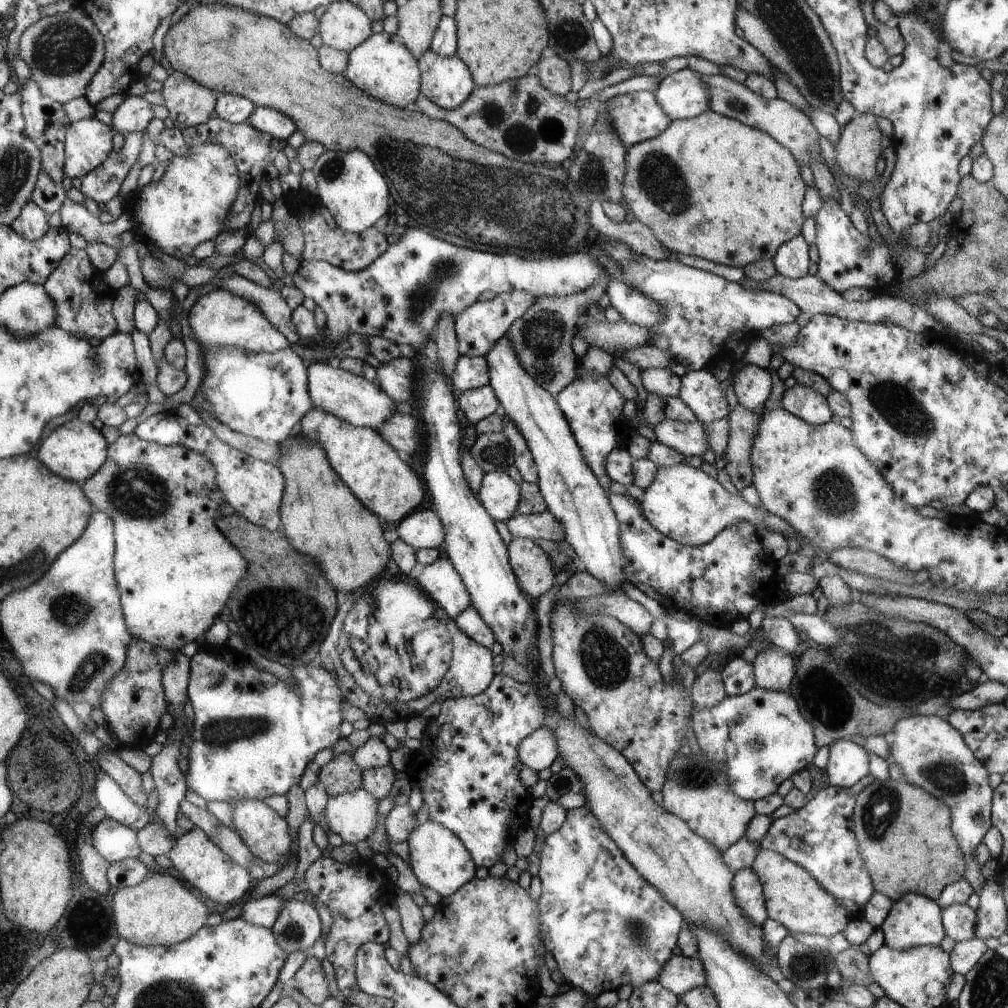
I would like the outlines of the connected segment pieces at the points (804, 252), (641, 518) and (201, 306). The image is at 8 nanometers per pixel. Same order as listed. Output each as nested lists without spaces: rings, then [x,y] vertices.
[[[803,235],[795,236],[791,241],[785,242],[773,258],[777,272],[791,279],[808,275],[808,268],[810,268],[808,249],[808,242]]]
[[[612,493],[610,494],[610,503],[615,509],[615,514],[618,516],[619,527],[621,530],[620,546],[624,557],[623,571],[627,576],[627,580],[634,584],[636,588],[639,588],[642,592],[644,592],[646,596],[649,596],[654,600],[658,600],[659,604],[665,610],[670,608],[679,608],[686,611],[692,617],[698,617],[702,623],[710,623],[714,626],[722,626],[729,629],[730,624],[734,624],[734,622],[738,620],[738,616],[740,616],[740,618],[744,616],[746,619],[750,616],[750,614],[752,614],[754,608],[756,608],[756,605],[758,604],[758,600],[752,596],[752,570],[754,570],[756,566],[764,566],[764,564],[766,564],[766,562],[770,562],[770,560],[773,560],[773,564],[776,562],[773,558],[770,558],[766,552],[764,552],[764,548],[762,548],[762,544],[760,544],[758,536],[754,536],[754,526],[752,526],[751,522],[744,521],[733,524],[732,526],[727,526],[726,529],[720,532],[718,536],[714,537],[707,545],[689,547],[676,542],[675,539],[668,538],[667,535],[660,534],[660,531],[656,530],[655,527],[652,526],[652,523],[647,521],[647,517],[641,508],[642,504],[633,499],[630,495],[616,495]]]
[[[207,289],[188,313],[189,324],[202,350],[208,347],[236,347],[245,351],[274,352],[289,346],[287,337],[260,310],[260,306],[229,290]]]

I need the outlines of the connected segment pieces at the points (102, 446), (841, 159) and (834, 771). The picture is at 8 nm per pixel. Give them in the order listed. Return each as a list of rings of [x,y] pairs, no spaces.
[[[75,418],[66,421],[44,439],[40,444],[38,459],[48,467],[49,471],[60,475],[63,479],[82,484],[102,468],[104,461],[107,460],[106,448],[110,447],[100,429],[94,427],[92,423]]]
[[[862,113],[841,128],[841,137],[835,146],[835,162],[838,167],[860,182],[879,176],[876,172],[876,162],[882,154],[882,131],[878,122],[879,117],[875,114]]]
[[[840,739],[829,746],[829,759],[825,770],[828,782],[825,787],[854,786],[869,774],[867,750],[852,740]]]

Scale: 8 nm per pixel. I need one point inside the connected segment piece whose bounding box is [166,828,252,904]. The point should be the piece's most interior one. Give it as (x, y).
(203, 865)

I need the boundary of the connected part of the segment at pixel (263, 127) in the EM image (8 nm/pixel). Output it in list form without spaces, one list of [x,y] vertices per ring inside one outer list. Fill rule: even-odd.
[[[256,107],[247,122],[256,130],[271,134],[278,140],[287,140],[297,131],[294,119],[270,107]]]

